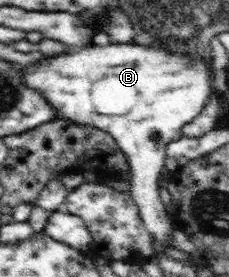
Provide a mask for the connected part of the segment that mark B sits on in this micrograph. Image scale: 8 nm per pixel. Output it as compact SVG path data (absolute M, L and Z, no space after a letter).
M122 43L122 45L106 45L92 46L86 48L76 49L74 52L64 53L64 55L58 55L58 57L46 57L34 65L28 65L26 67L28 73L24 73L24 81L28 81L28 85L32 85L32 89L44 89L44 97L48 97L48 101L52 101L52 105L56 105L55 118L64 119L72 124L78 124L78 126L88 126L90 128L100 129L113 137L115 143L120 146L122 152L127 157L129 167L132 169L130 180L132 182L132 188L129 194L134 198L134 201L139 207L139 214L141 215L144 227L148 230L150 237L163 249L174 247L172 245L172 231L176 228L174 226L173 218L167 213L168 208L164 205L164 202L160 200L158 194L158 182L160 176L164 173L164 151L165 147L171 141L178 141L181 138L181 129L183 125L190 123L194 118L200 116L203 112L203 108L208 104L210 95L210 67L204 65L204 63L194 63L188 59L188 55L184 55L183 51L175 51L174 48L166 47L142 47L142 45L130 45L130 43Z

